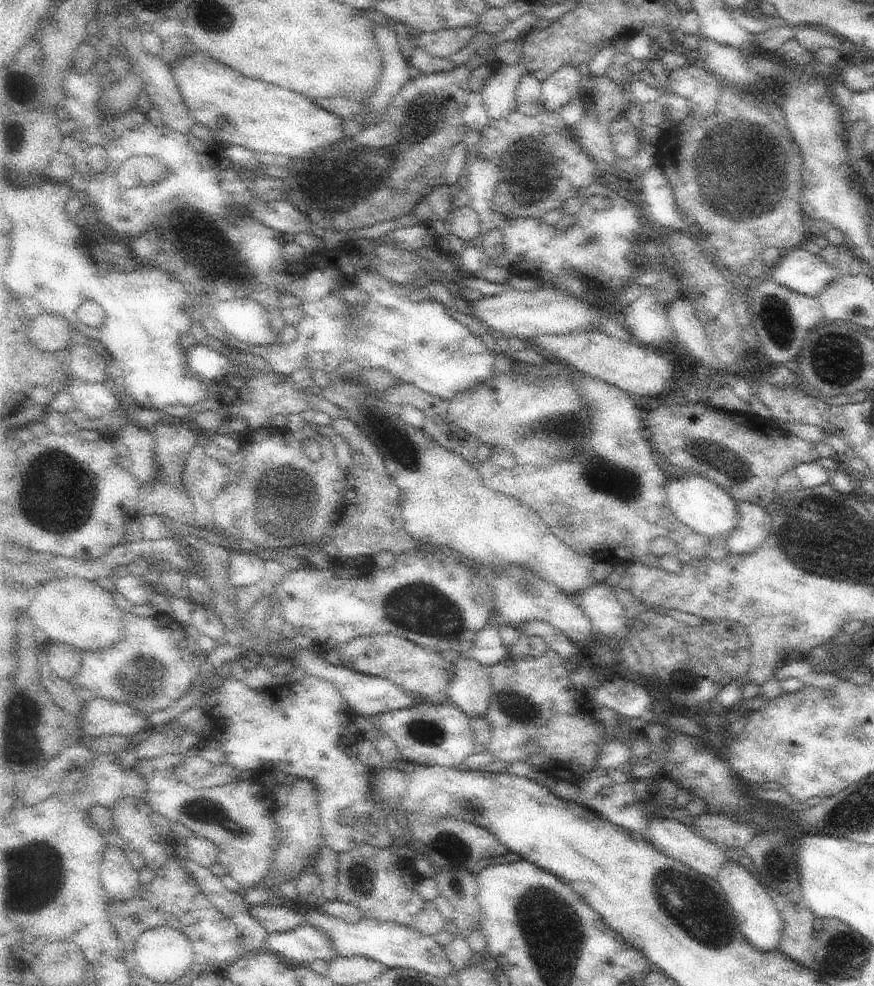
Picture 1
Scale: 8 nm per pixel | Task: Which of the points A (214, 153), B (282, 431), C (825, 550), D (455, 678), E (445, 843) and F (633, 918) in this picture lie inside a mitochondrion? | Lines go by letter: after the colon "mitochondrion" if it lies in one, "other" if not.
A: other
B: other
C: mitochondrion
D: other
E: mitochondrion
F: other

